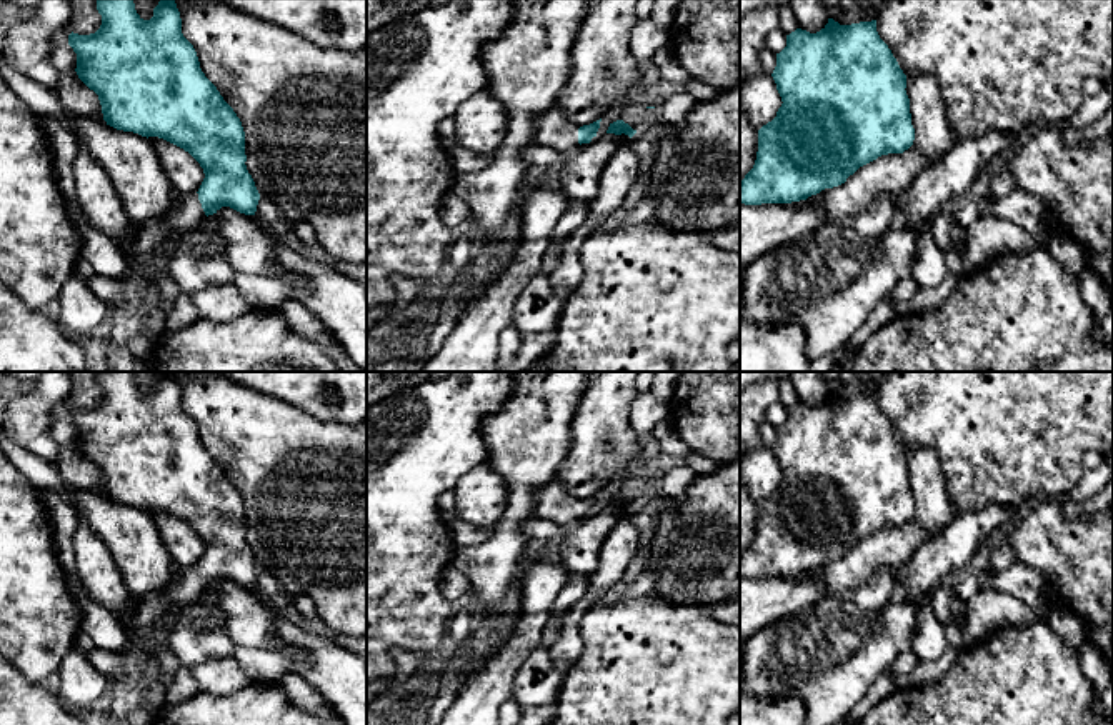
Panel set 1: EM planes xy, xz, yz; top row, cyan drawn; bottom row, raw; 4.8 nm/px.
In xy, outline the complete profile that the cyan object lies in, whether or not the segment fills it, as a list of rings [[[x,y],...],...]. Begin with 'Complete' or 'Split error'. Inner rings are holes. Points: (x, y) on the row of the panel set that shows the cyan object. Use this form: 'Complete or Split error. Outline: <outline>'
Split error. Outline: [[[97,0],[102,25],[90,35],[68,35],[77,53],[78,78],[98,95],[107,125],[142,137],[163,138],[188,152],[203,168],[205,178],[197,193],[163,213],[165,237],[148,263],[128,258],[128,273],[122,280],[92,273],[88,288],[108,307],[118,307],[130,320],[138,317],[148,290],[157,288],[157,275],[168,273],[168,248],[182,235],[208,225],[207,217],[222,207],[255,215],[260,193],[247,170],[245,132],[233,108],[205,77],[193,45],[182,33],[182,18],[175,0],[160,0],[153,17],[143,20],[133,0]]]

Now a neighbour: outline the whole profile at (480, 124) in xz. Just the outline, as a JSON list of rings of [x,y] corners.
[[[488,88],[465,100],[452,118],[453,143],[477,155],[493,155],[507,133],[507,110]]]

